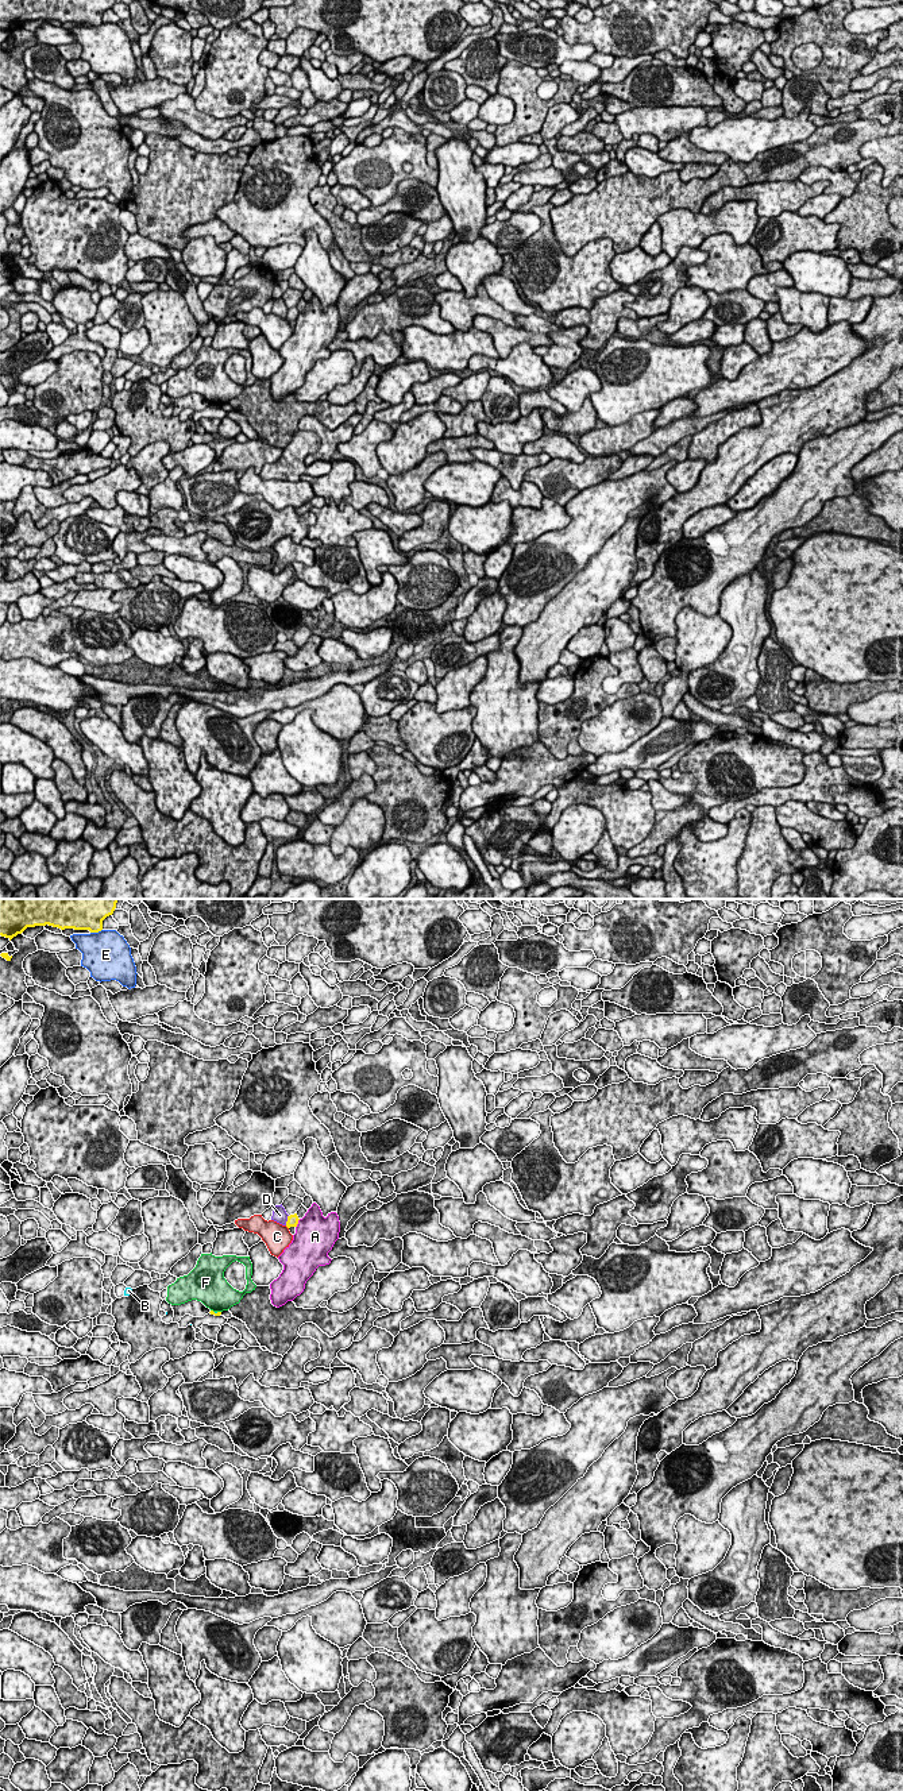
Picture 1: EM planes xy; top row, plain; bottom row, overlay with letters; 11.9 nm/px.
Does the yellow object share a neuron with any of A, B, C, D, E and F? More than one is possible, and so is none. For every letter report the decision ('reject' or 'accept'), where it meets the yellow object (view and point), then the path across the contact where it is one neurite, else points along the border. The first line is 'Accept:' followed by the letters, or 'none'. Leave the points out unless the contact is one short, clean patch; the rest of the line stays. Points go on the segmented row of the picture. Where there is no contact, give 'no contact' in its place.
Accept: none
A: reject; contact xy (297, 1223)
B: reject; contact xy (217, 1312); border xy (213, 1312), (217, 1312)
C: reject; no contact
D: reject; contact xy (288, 1220)
E: reject; contact xy (96, 931)
F: reject; contact xy (212, 1311); border xy (211, 1309), (213, 1312)

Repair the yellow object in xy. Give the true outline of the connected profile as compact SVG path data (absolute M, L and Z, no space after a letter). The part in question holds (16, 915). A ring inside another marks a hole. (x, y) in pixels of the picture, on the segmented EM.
M0 899L0 935L9 941L27 927L53 926L61 930L103 930L103 920L112 915L117 899Z

